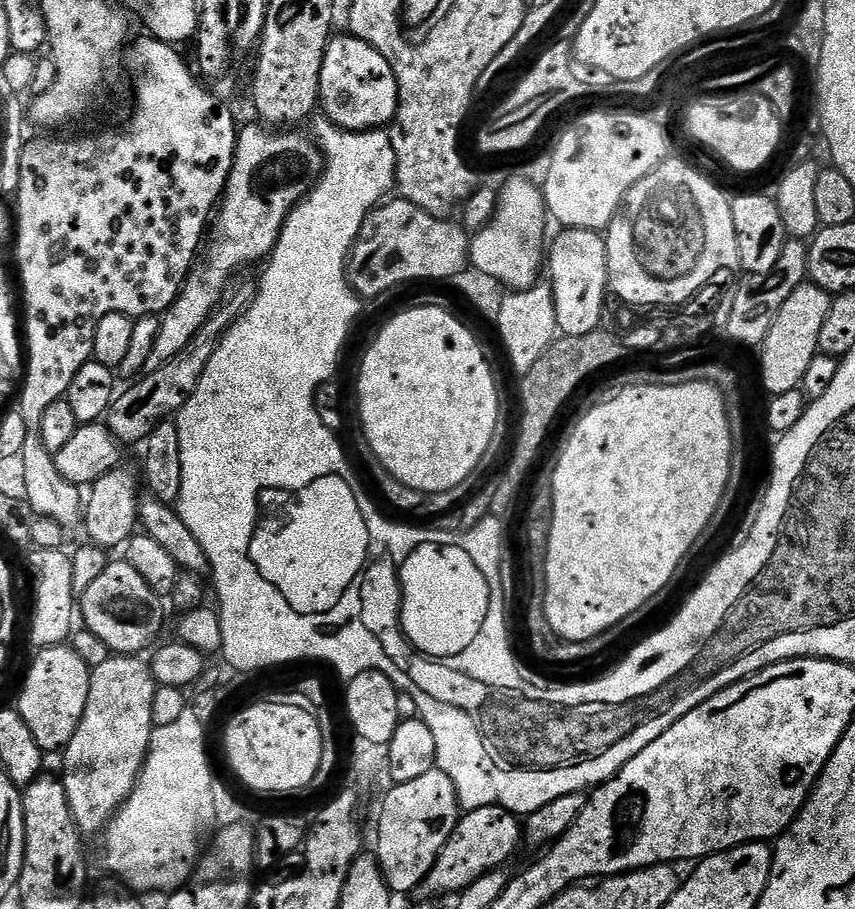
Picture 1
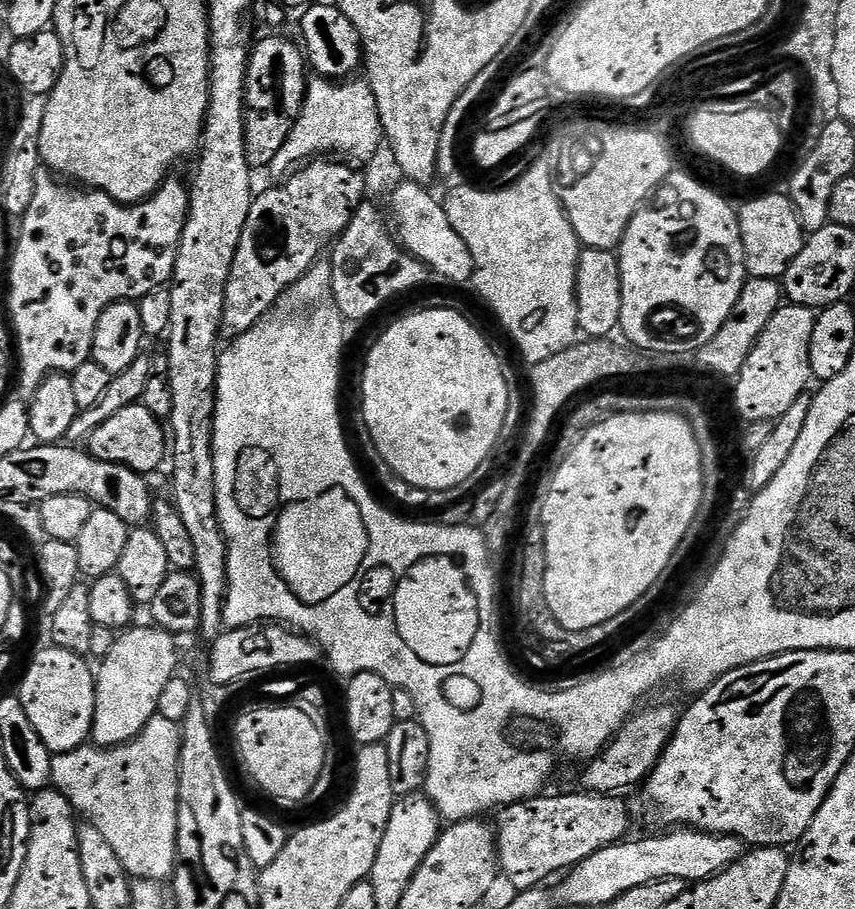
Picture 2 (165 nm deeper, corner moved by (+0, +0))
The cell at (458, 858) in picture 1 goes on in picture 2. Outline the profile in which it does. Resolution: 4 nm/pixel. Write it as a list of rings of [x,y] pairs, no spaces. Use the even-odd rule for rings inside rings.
[[[577,790],[565,796],[544,795],[507,805],[499,813],[500,828],[498,824],[495,834],[500,867],[512,875],[515,887],[520,890],[543,885],[547,876],[571,870],[590,858],[590,854],[625,839],[632,824],[627,806],[616,794],[603,796],[600,792]]]

